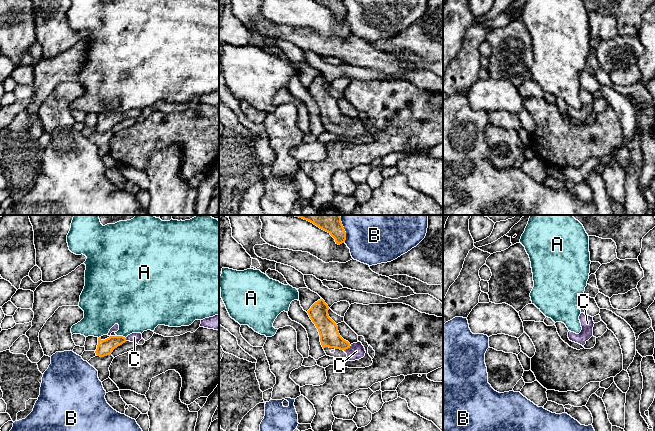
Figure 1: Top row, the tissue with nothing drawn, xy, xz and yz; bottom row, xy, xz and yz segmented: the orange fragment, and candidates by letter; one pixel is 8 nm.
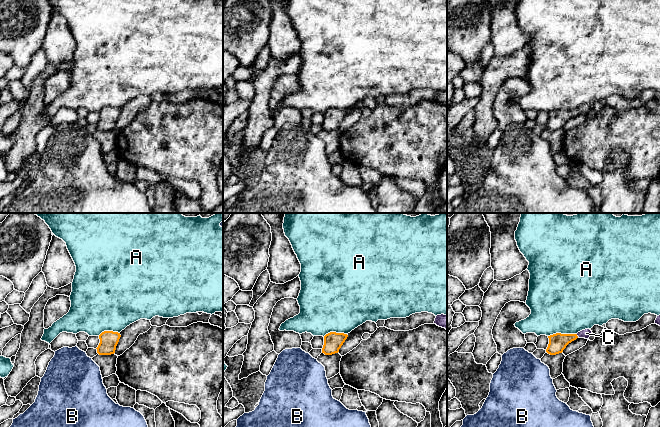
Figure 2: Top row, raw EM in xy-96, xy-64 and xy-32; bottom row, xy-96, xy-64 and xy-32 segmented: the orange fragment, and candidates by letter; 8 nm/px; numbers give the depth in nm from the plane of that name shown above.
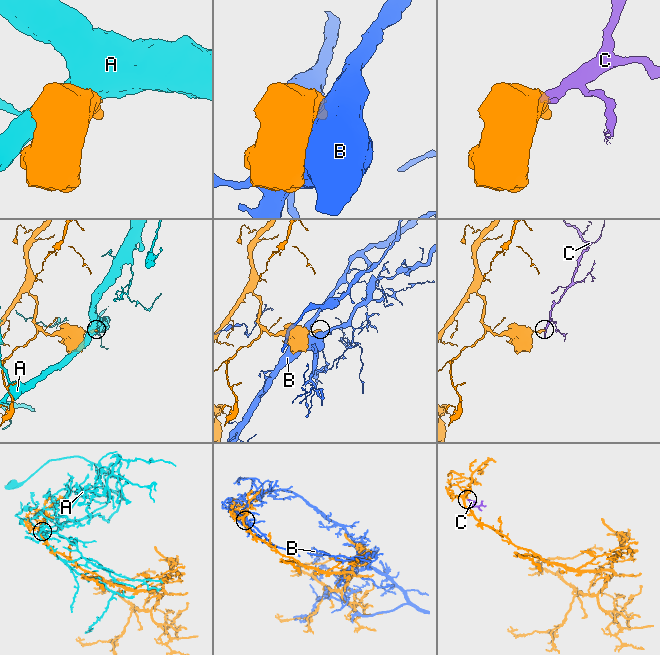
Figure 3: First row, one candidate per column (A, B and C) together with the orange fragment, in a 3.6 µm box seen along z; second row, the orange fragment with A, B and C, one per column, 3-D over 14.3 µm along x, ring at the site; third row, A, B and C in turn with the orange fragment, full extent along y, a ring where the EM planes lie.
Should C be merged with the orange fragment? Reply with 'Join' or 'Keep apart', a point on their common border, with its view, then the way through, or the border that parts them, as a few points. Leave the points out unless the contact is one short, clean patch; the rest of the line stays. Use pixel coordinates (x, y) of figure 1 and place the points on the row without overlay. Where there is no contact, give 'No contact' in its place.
Join. Touches orange at xz (346, 124). Path across: xz (328, 106), (346, 124), (356, 127)

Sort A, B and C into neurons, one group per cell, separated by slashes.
A / B / C

